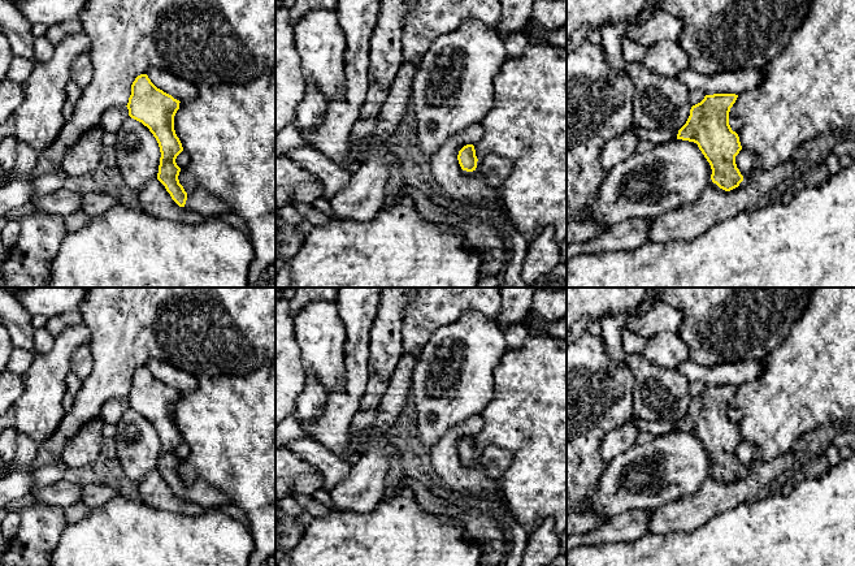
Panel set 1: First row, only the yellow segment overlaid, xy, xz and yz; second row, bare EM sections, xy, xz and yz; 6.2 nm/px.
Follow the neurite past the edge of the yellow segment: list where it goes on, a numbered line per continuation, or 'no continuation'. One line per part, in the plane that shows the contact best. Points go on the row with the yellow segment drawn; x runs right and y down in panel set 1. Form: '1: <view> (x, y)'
1: xy (203, 203)

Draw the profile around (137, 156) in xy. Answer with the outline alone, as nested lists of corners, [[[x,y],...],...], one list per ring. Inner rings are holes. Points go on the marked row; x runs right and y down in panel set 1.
[[[129,116],[116,133],[114,147],[113,163],[130,189],[139,193],[148,181],[157,177],[160,147],[142,122]]]

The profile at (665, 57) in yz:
[[[678,42],[648,46],[642,62],[652,72],[667,77],[677,77],[689,68],[689,57]]]

